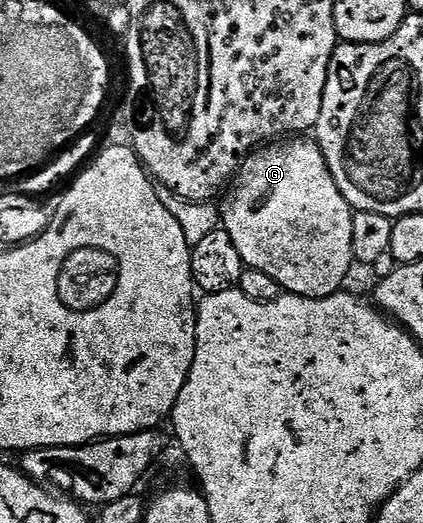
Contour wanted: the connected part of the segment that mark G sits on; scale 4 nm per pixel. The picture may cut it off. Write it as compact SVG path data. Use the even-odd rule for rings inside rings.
M287 138L254 149L244 156L221 200L221 227L233 238L244 265L277 278L284 293L309 298L325 298L344 287L343 279L353 265L352 215L353 209L340 194L323 151L311 138Z

